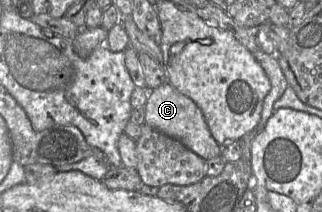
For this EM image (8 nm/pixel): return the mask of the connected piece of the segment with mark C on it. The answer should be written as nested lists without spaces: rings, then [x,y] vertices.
[[[169,82],[150,90],[144,109],[144,123],[151,128],[179,140],[204,160],[220,155],[220,146],[211,135],[199,107],[192,99],[180,93]]]

